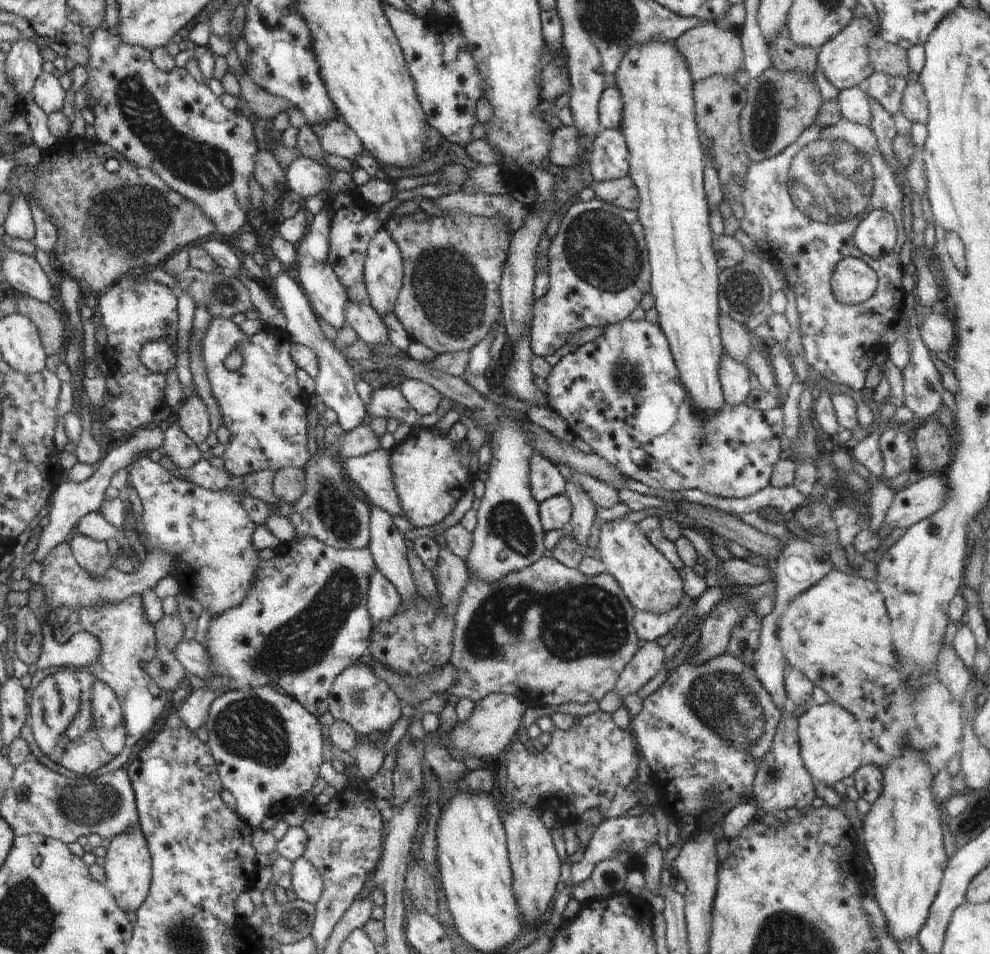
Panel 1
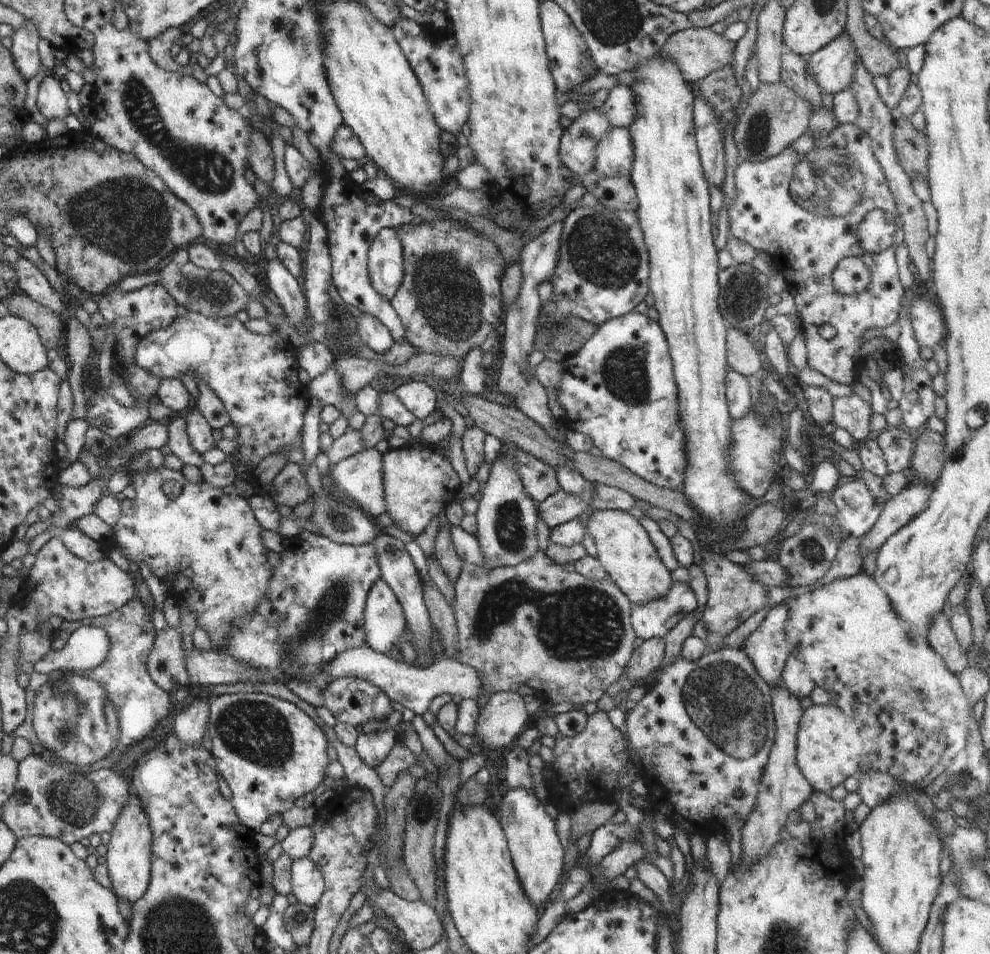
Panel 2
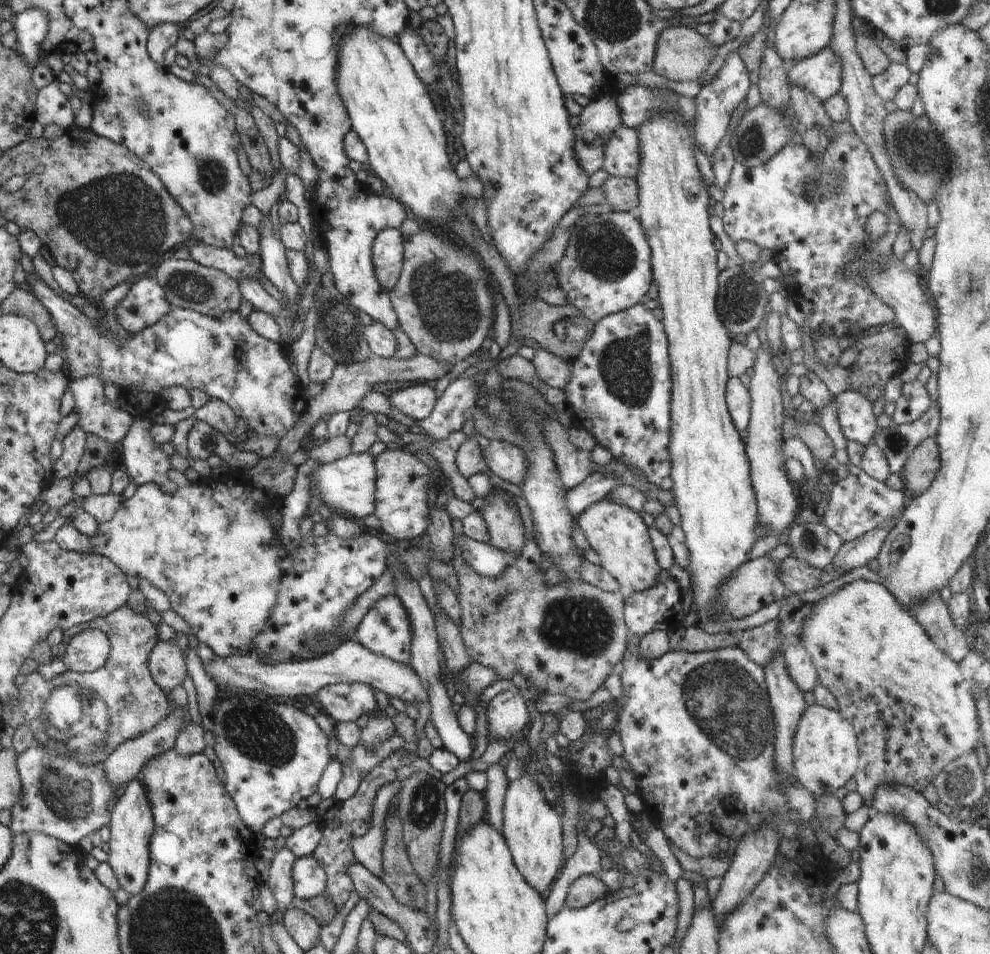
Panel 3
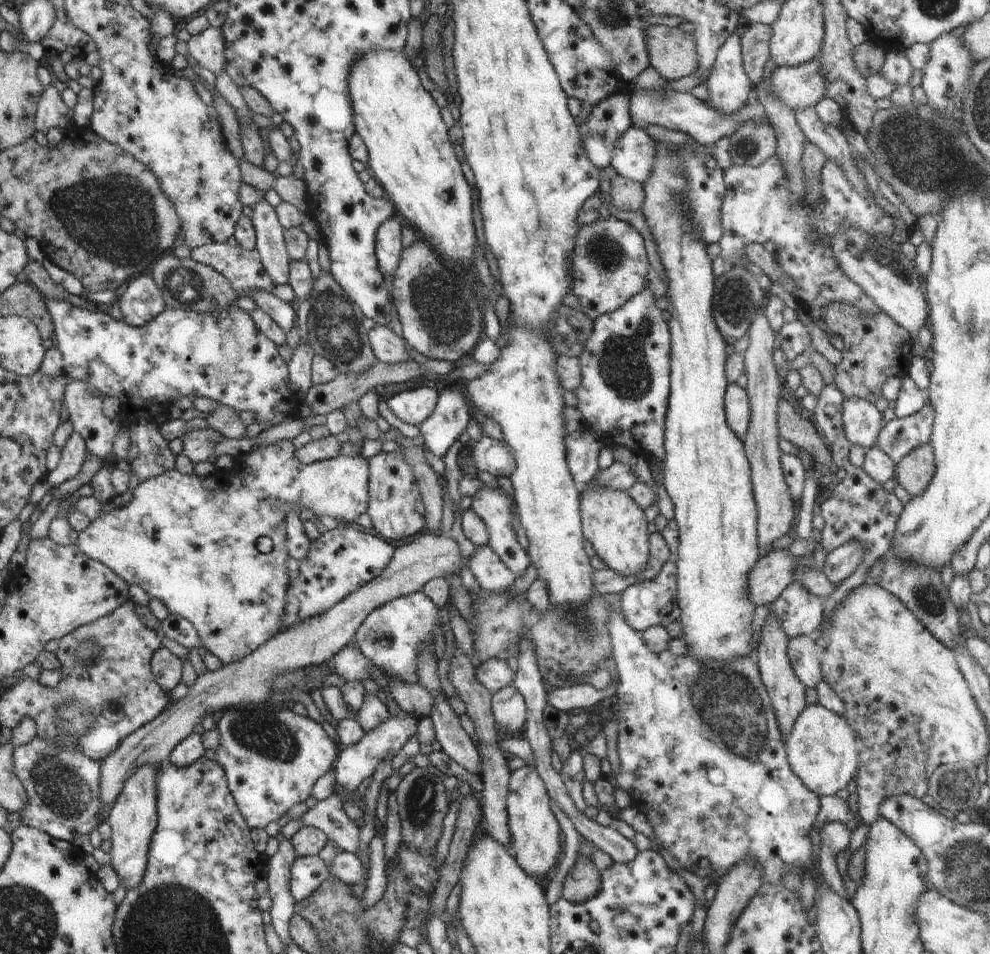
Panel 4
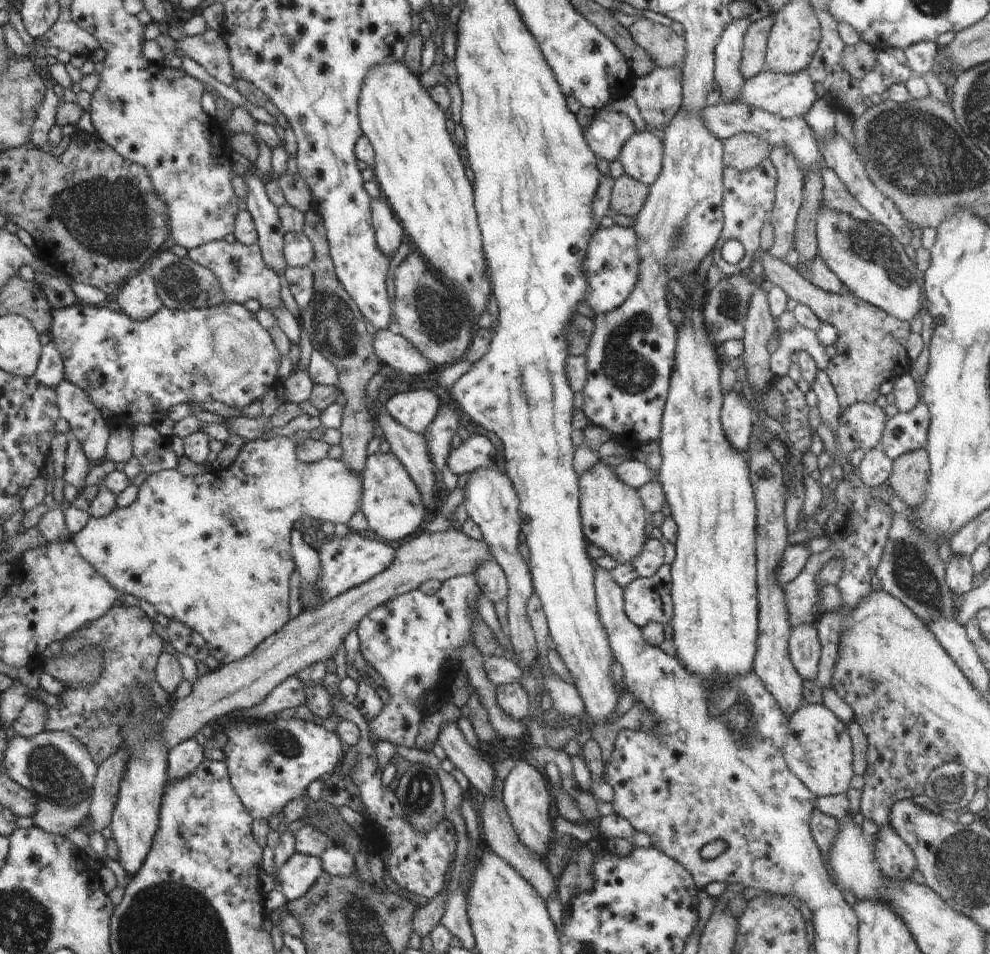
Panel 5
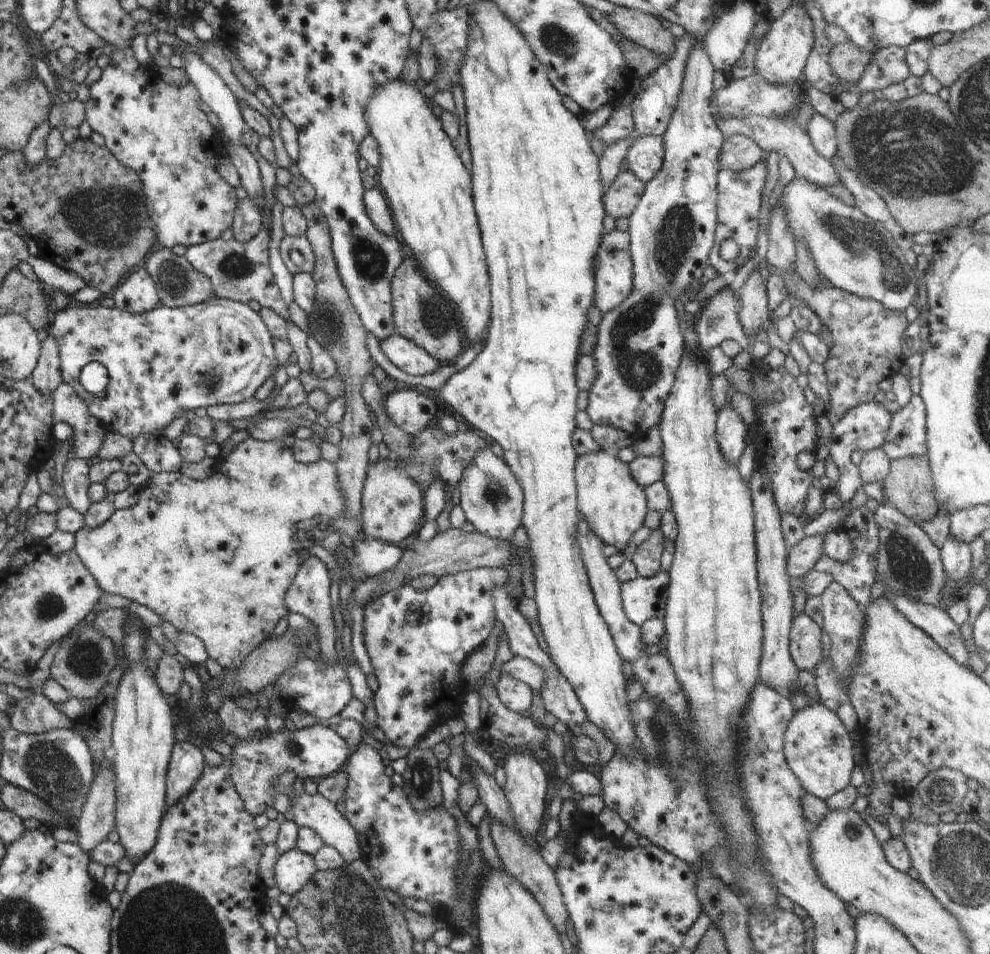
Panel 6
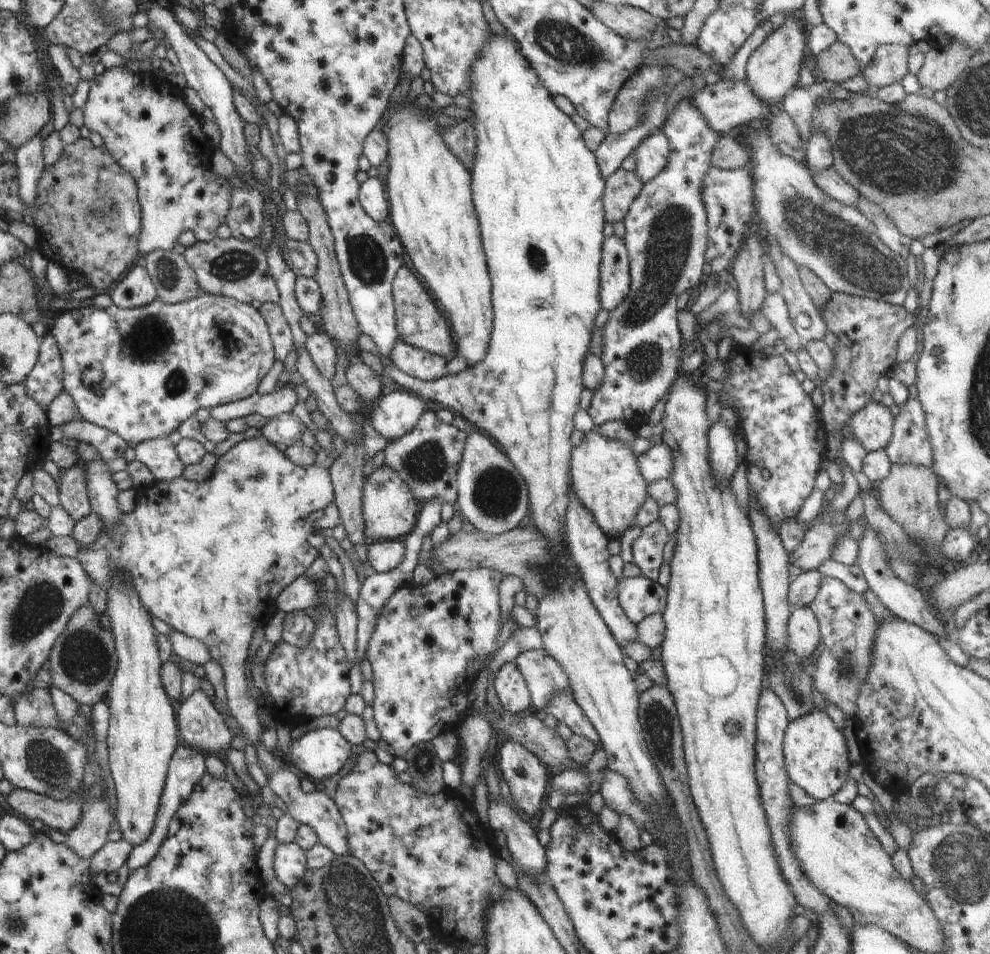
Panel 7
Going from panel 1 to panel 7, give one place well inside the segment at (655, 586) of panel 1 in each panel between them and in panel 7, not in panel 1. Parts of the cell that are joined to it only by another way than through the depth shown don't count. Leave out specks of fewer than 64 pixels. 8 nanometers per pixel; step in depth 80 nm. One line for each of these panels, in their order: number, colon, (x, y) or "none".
2: (624, 548)
3: (619, 536)
4: (616, 526)
5: (613, 517)
6: (614, 505)
7: (606, 479)

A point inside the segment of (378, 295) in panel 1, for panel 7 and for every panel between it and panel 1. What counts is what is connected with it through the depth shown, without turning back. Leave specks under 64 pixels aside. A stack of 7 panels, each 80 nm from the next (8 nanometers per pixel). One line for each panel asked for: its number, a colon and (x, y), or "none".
2: (385, 256)
3: (387, 250)
4: (388, 249)
5: (389, 233)
6: (377, 209)
7: (372, 196)

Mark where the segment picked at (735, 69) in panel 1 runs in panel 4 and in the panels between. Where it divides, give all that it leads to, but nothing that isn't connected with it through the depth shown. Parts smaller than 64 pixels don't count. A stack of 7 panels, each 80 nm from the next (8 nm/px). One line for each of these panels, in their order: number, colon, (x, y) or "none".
2: (697, 52)
3: (681, 54)
4: (672, 53)

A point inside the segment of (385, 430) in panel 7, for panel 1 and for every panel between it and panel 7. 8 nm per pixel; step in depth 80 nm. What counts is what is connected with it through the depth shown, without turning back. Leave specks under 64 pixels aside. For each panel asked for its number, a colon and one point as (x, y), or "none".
1: (423, 397)
2: (419, 398)
3: (417, 401)
4: (413, 406)
5: (415, 409)
6: (411, 411)

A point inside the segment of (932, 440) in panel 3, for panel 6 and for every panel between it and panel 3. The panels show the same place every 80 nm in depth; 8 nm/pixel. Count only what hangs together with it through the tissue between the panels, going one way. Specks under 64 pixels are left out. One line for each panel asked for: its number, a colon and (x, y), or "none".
4: (914, 472)
5: (909, 478)
6: (909, 487)

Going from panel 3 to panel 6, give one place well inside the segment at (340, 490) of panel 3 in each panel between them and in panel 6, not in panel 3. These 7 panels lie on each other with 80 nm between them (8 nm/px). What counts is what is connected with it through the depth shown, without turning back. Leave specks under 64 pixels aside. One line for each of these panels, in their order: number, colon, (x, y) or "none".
4: (191, 542)
5: (213, 551)
6: (214, 558)

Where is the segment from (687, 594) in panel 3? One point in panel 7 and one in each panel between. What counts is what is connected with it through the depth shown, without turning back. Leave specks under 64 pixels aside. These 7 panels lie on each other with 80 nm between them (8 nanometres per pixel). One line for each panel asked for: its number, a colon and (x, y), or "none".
4: (643, 604)
5: (646, 600)
6: (642, 598)
7: (639, 597)

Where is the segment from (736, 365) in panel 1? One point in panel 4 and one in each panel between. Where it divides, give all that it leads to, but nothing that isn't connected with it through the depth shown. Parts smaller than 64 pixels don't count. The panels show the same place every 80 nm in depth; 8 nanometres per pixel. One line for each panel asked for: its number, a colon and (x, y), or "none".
2: (739, 399)
3: (737, 396)
4: (737, 407)

